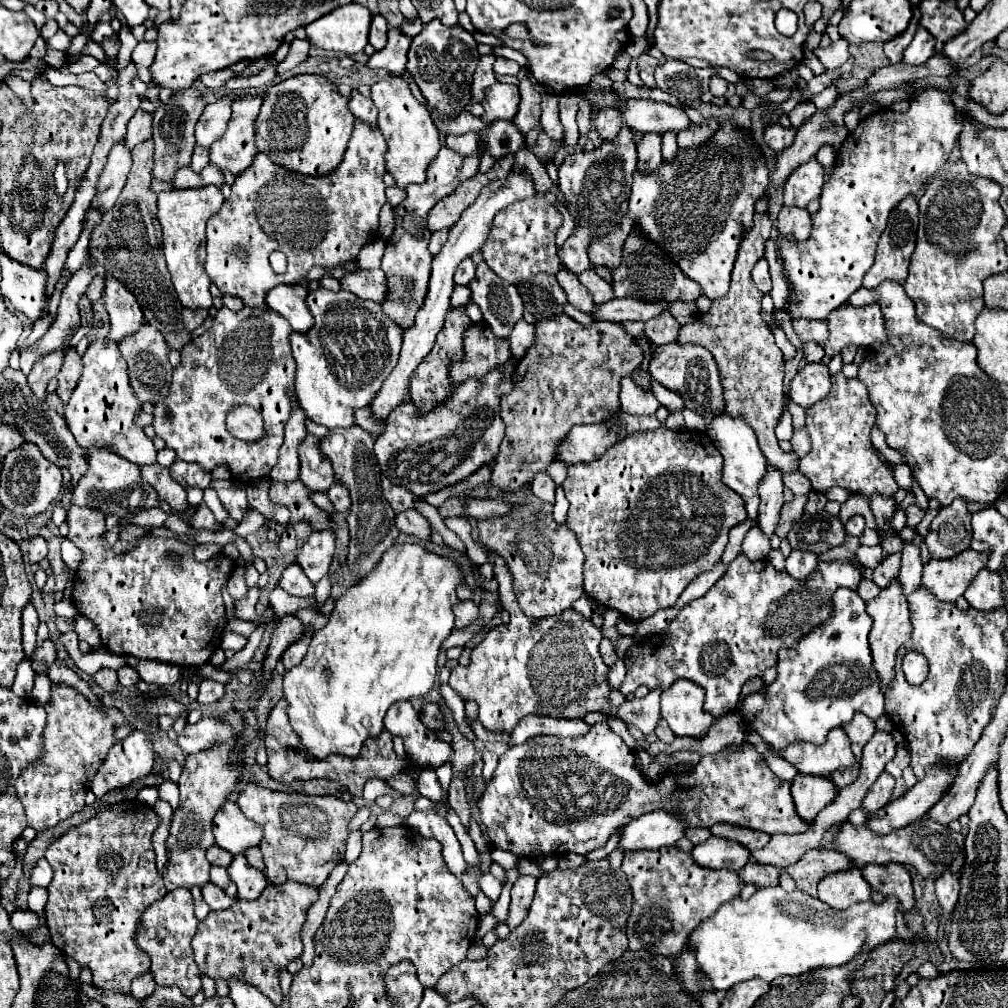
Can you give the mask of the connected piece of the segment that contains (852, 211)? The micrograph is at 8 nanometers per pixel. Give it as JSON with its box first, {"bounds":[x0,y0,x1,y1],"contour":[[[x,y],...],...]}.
{"bounds":[779,78,983,320],"contour":[[[957,78],[951,92],[937,88],[919,90],[911,98],[909,110],[871,114],[847,136],[837,154],[835,170],[823,186],[821,208],[811,216],[811,238],[805,244],[779,238],[779,258],[783,258],[795,288],[795,300],[789,300],[785,306],[789,314],[813,320],[825,318],[861,288],[865,272],[873,266],[877,240],[895,204],[907,194],[917,194],[921,184],[941,170],[965,124],[971,124],[975,130],[983,126],[971,114],[959,112],[953,102],[953,96],[971,102],[969,90],[971,82],[965,78]]]}

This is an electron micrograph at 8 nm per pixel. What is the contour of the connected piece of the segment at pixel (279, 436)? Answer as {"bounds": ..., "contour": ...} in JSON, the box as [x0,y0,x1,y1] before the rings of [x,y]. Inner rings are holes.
{"bounds":[153,306,295,486],"contour":[[[223,306],[217,310],[217,314],[213,318],[213,326],[183,348],[183,360],[173,370],[173,380],[169,386],[165,406],[153,404],[155,434],[165,440],[167,448],[175,450],[179,460],[195,462],[195,464],[203,466],[207,472],[211,472],[215,466],[227,466],[233,472],[233,478],[237,482],[241,482],[243,486],[249,486],[249,484],[257,482],[259,478],[269,476],[269,472],[273,470],[273,466],[277,462],[277,450],[283,442],[283,426],[289,420],[289,416],[293,412],[293,402],[295,402],[289,396],[289,388],[295,384],[295,360],[293,360],[291,348],[289,348],[291,332],[293,332],[293,328],[287,324],[287,320],[279,312],[273,312],[273,308],[243,306],[243,310],[233,312],[227,306]],[[243,404],[251,406],[263,414],[267,436],[259,442],[237,440],[225,428],[227,414],[233,408],[243,406]],[[165,408],[169,408],[173,414],[171,422],[167,422],[163,416]]]}

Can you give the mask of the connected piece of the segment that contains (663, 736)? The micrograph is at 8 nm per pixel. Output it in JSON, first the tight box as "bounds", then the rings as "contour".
{"bounds":[655,720,675,744],"contour":[[[659,720],[657,728],[655,728],[655,734],[657,734],[657,738],[659,738],[661,742],[665,742],[665,744],[671,744],[671,742],[675,740],[675,736],[673,736],[671,728],[665,724],[665,720]]]}

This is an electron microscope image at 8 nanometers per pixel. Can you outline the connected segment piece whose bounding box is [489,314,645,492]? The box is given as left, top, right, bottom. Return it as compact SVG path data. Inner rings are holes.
M561 314L561 316L555 316L555 318L547 318L547 320L537 320L535 322L535 340L533 344L525 350L525 356L517 362L515 366L515 372L513 372L513 390L511 394L503 396L501 398L501 418L505 422L505 438L501 442L501 448L499 448L499 454L497 454L497 460L493 464L493 474L491 474L491 480L489 484L503 490L503 492L513 492L513 490L519 490L521 486L525 486L525 482L531 482L531 478L537 474L537 472L545 472L549 468L549 464L557 458L563 442L567 440L569 432L573 426L577 424L599 424L599 422L605 422L609 420L613 414L619 412L621 404L619 404L619 388L621 388L621 380L625 376L631 376L643 362L645 358L645 352L641 348L641 344L637 344L637 338L627 334L623 324L613 324L613 322L593 322L591 326L583 326L579 324L577 320L573 320L571 316L567 314Z

